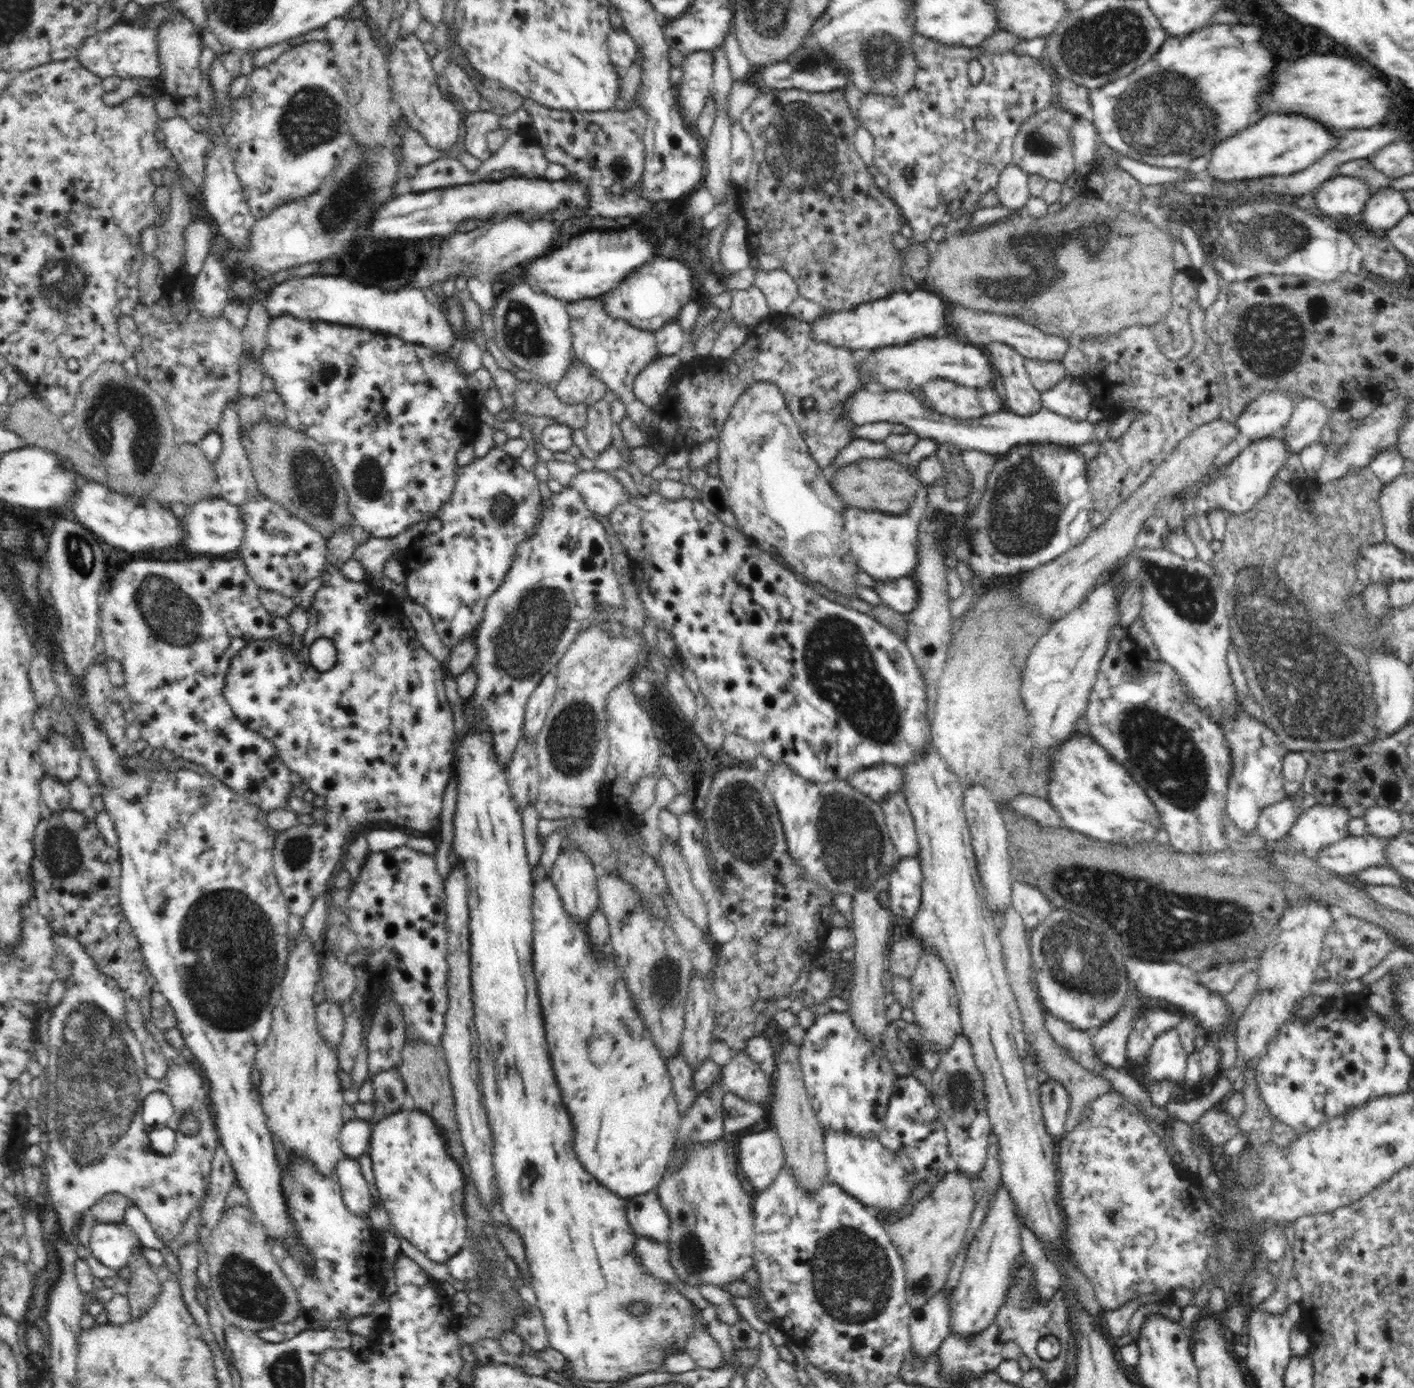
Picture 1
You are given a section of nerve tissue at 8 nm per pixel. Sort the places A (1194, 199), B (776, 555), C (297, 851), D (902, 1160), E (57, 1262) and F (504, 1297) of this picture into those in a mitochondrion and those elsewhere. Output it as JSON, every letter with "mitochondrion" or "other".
{"A":"other","B":"other","C":"mitochondrion","D":"other","E":"other","F":"mitochondrion"}

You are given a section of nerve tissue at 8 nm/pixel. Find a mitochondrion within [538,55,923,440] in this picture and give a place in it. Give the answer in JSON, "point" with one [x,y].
{"point":[799,143]}

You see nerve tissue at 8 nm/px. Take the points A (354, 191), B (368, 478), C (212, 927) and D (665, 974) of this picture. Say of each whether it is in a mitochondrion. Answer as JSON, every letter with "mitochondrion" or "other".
{"A":"mitochondrion","B":"mitochondrion","C":"mitochondrion","D":"mitochondrion"}

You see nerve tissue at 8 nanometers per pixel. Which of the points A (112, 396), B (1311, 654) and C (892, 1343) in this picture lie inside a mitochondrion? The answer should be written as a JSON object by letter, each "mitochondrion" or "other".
{"A":"mitochondrion","B":"mitochondrion","C":"other"}

